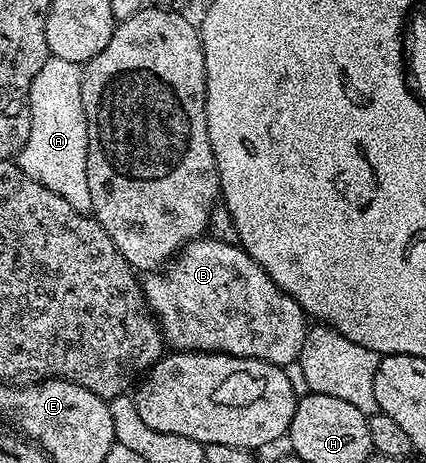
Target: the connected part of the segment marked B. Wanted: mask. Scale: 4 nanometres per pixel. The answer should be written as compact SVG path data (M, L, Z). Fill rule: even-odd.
M203 236L183 246L161 272L150 272L141 279L146 296L162 337L179 351L210 351L234 357L255 358L268 364L290 368L295 365L308 329L308 315L288 292L284 292L241 246L220 244L220 240Z

